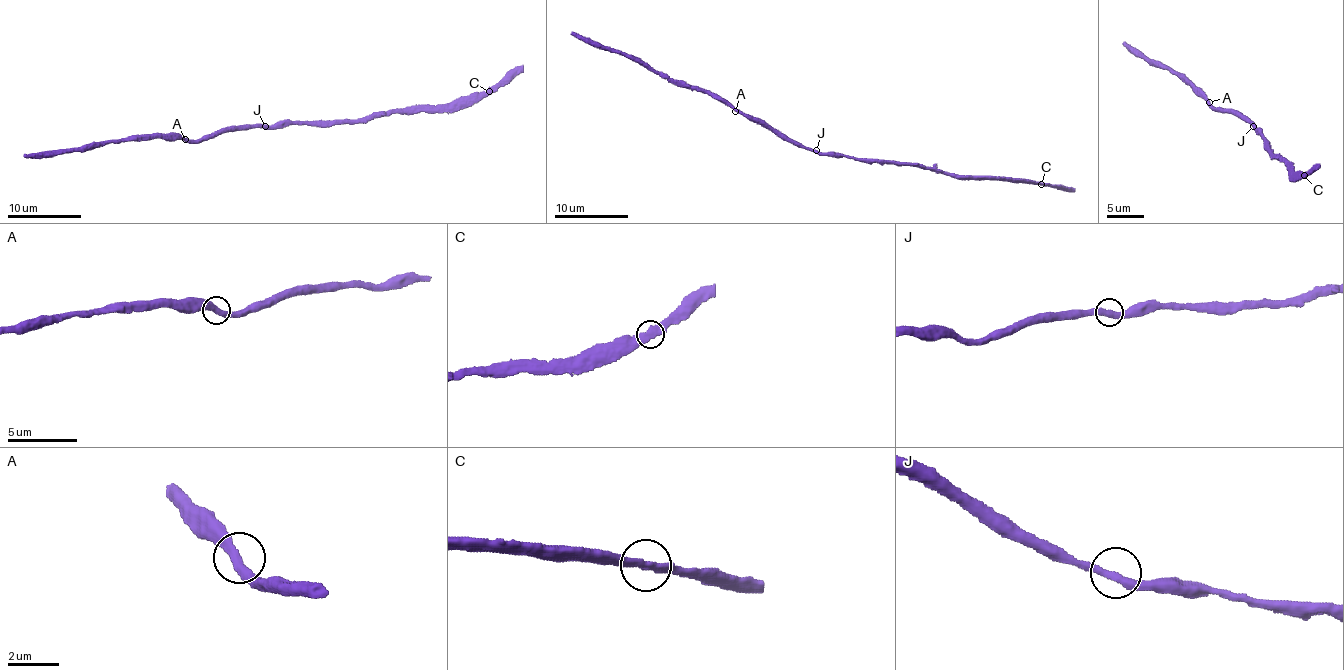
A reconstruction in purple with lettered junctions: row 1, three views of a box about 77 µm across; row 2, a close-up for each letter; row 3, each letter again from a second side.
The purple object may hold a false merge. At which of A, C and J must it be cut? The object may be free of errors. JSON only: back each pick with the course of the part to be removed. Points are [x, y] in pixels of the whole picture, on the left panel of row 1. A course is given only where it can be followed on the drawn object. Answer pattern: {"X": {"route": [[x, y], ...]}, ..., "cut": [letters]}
{"cut": []}

